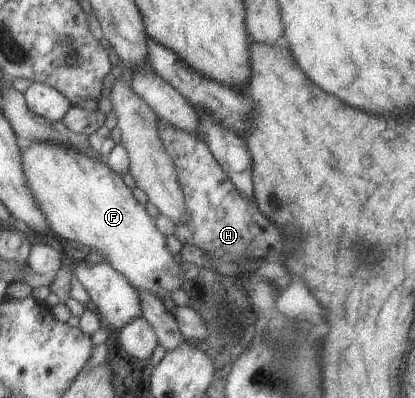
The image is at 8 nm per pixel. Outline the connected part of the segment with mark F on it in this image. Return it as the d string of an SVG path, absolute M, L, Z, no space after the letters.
M33 140L20 144L20 165L27 190L55 237L61 237L67 243L75 241L89 247L99 260L123 275L135 290L149 291L162 299L163 296L169 297L173 290L182 285L184 278L180 265L169 253L154 219L133 198L132 191L123 184L122 176L114 173L104 162L80 153L76 148Z

